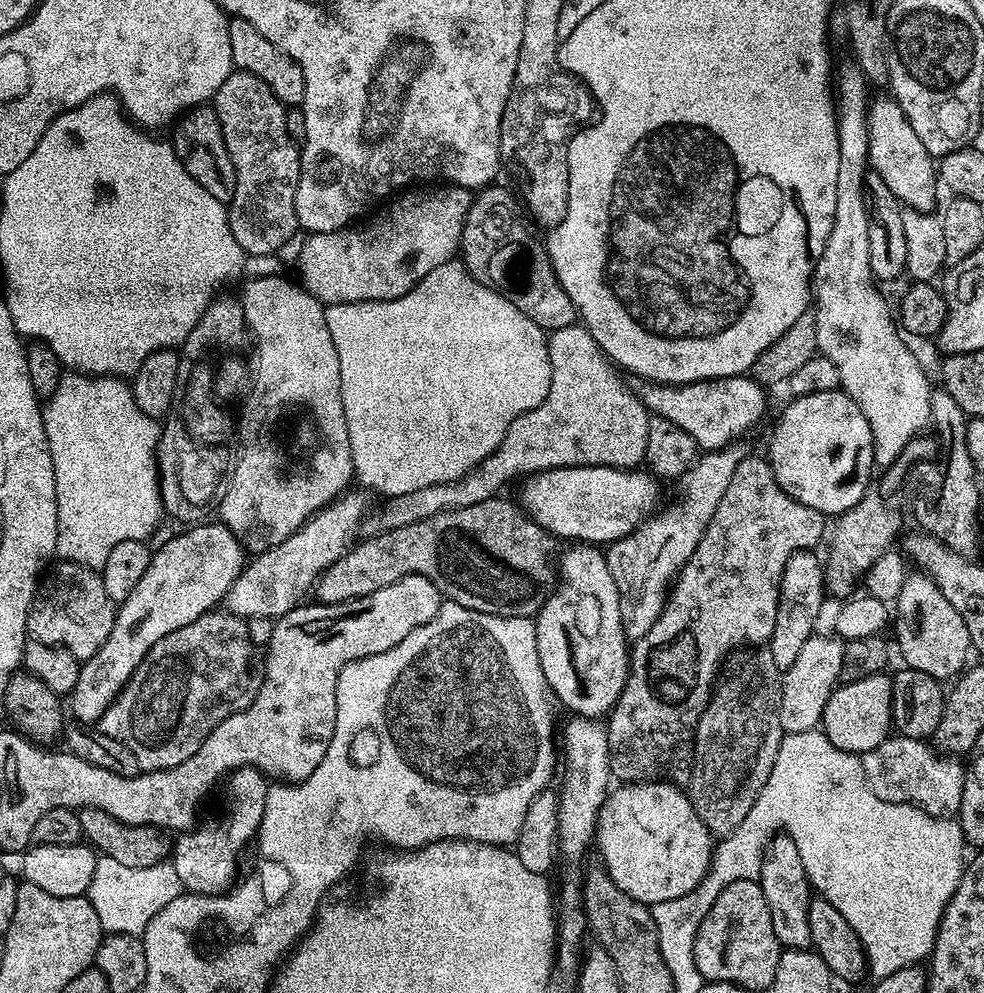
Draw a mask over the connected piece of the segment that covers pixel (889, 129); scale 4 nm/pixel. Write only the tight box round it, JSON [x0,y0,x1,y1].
[868,94,938,212]

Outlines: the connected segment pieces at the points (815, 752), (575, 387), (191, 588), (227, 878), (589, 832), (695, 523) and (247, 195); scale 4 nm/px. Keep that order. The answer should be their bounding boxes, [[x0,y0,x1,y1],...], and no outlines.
[[712,730,966,977],[362,322,650,537],[72,522,246,726],[170,767,270,896],[558,715,614,860],[607,446,745,641],[210,70,300,257]]

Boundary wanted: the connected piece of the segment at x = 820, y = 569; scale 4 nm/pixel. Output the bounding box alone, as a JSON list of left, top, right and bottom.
[768,551,826,672]

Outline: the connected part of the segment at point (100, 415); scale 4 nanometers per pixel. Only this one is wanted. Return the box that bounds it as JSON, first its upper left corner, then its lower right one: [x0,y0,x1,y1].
[42,374,165,569]

